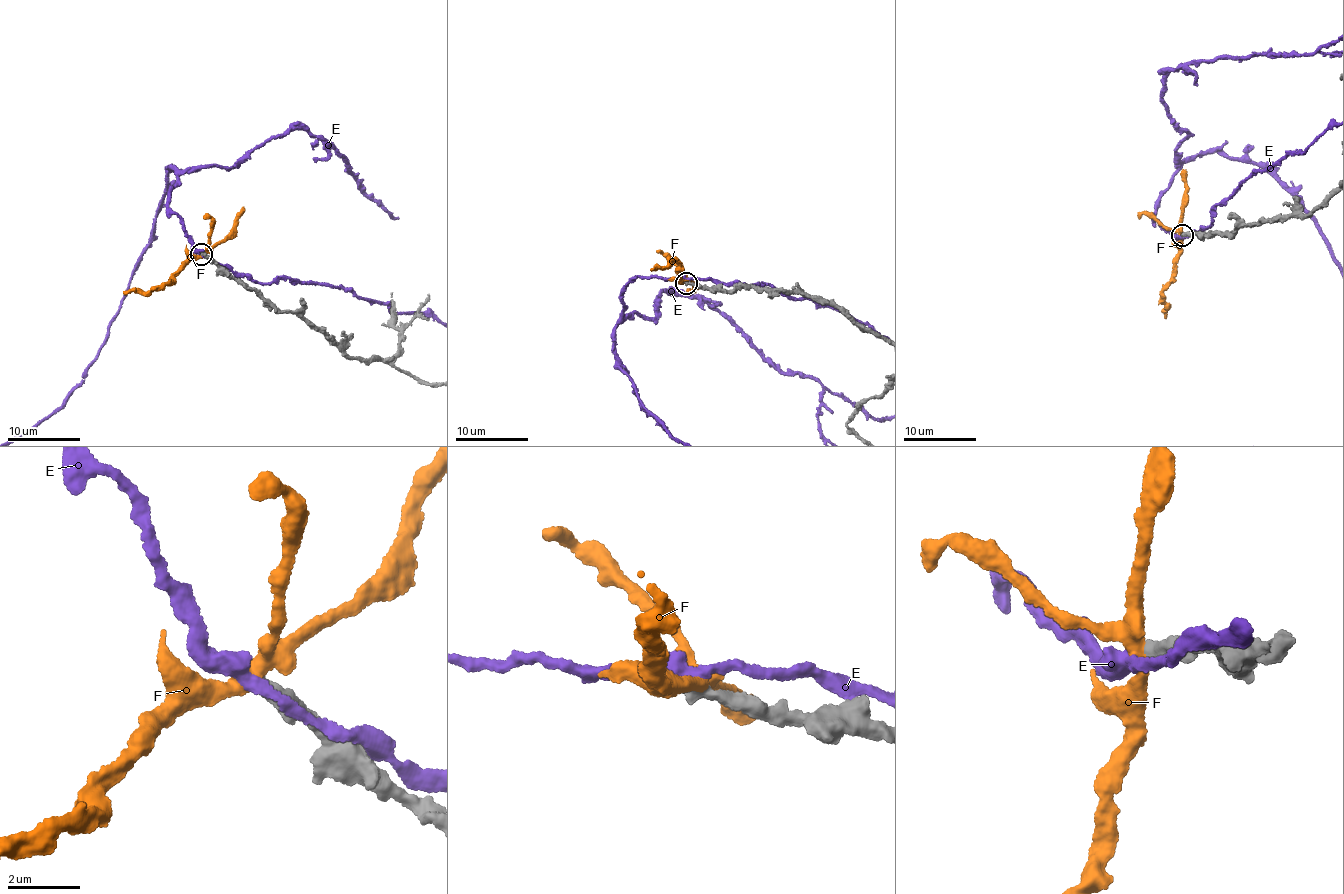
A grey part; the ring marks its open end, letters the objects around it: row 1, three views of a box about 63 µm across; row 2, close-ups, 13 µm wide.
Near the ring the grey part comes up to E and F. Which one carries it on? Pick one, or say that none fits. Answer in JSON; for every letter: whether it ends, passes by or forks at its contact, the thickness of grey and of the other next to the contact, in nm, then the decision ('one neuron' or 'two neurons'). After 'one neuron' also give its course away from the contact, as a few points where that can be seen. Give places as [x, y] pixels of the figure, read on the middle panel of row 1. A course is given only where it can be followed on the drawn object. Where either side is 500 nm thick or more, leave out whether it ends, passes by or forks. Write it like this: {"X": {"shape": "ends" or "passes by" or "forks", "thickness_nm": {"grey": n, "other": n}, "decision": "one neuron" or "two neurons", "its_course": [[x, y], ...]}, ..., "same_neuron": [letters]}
{"E": {"shape": "passes by", "thickness_nm": {"grey": 360, "other": 440}, "decision": "two neurons"}, "F": {"shape": "forks", "thickness_nm": {"grey": 420, "other": 380}, "decision": "two neurons"}, "same_neuron": []}

